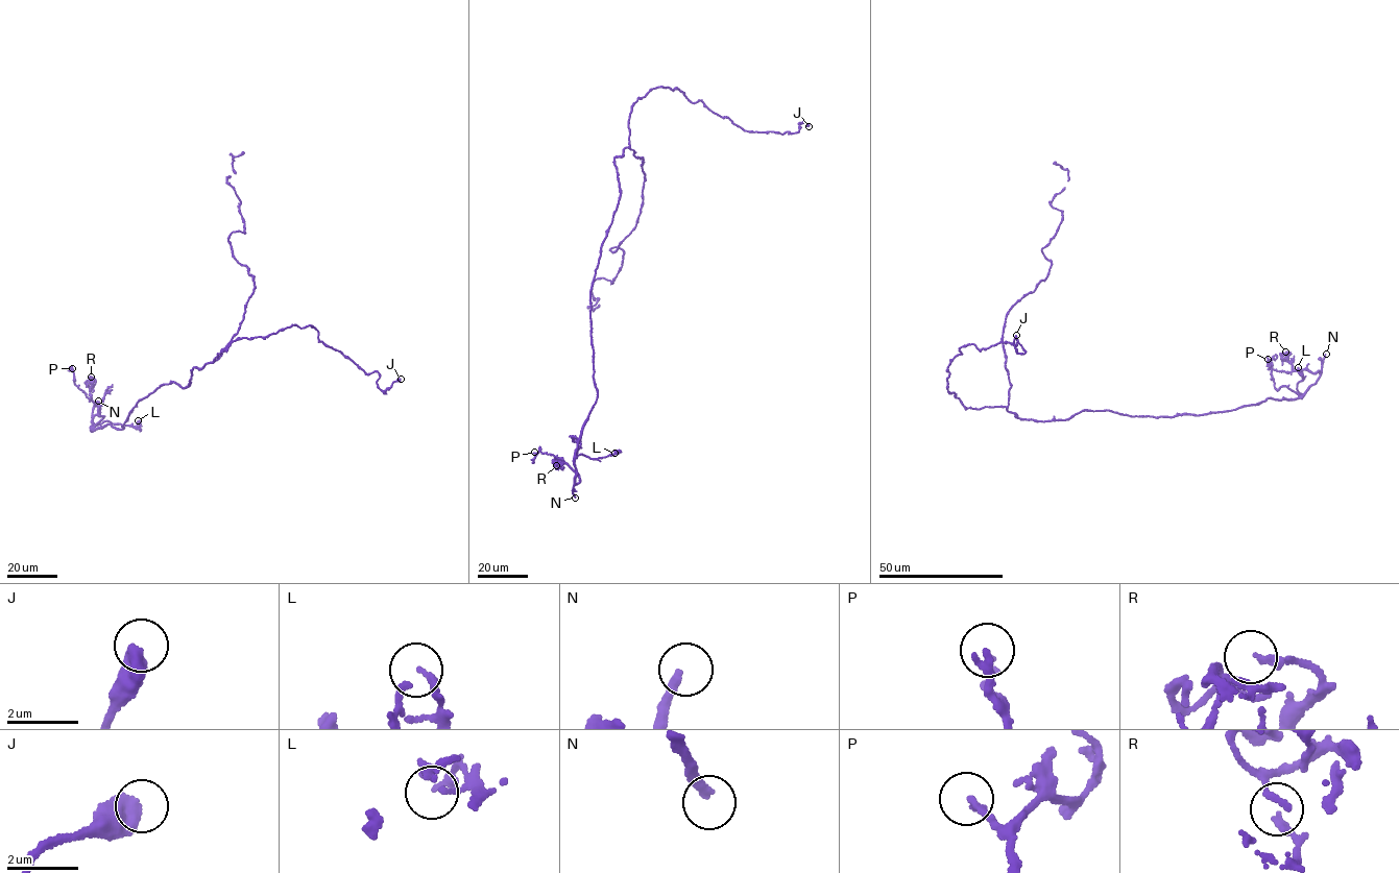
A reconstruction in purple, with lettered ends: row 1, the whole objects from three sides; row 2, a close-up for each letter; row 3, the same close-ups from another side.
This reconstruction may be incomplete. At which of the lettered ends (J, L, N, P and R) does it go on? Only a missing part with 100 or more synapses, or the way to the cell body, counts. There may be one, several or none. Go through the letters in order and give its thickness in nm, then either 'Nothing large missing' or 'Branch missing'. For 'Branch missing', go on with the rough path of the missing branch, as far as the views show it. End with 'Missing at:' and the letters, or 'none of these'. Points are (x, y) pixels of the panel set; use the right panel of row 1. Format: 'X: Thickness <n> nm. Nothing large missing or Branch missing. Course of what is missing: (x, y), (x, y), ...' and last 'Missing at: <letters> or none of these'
J: Thickness 600 nm. Nothing large missing
L: Thickness 170 nm. Nothing large missing
N: Thickness 240 nm. Branch missing. Course of what is missing: (1326, 354), (1332, 330), (1340, 329)
P: Thickness 200 nm. Nothing large missing
R: Thickness 140 nm. Nothing large missing
Missing at: N

